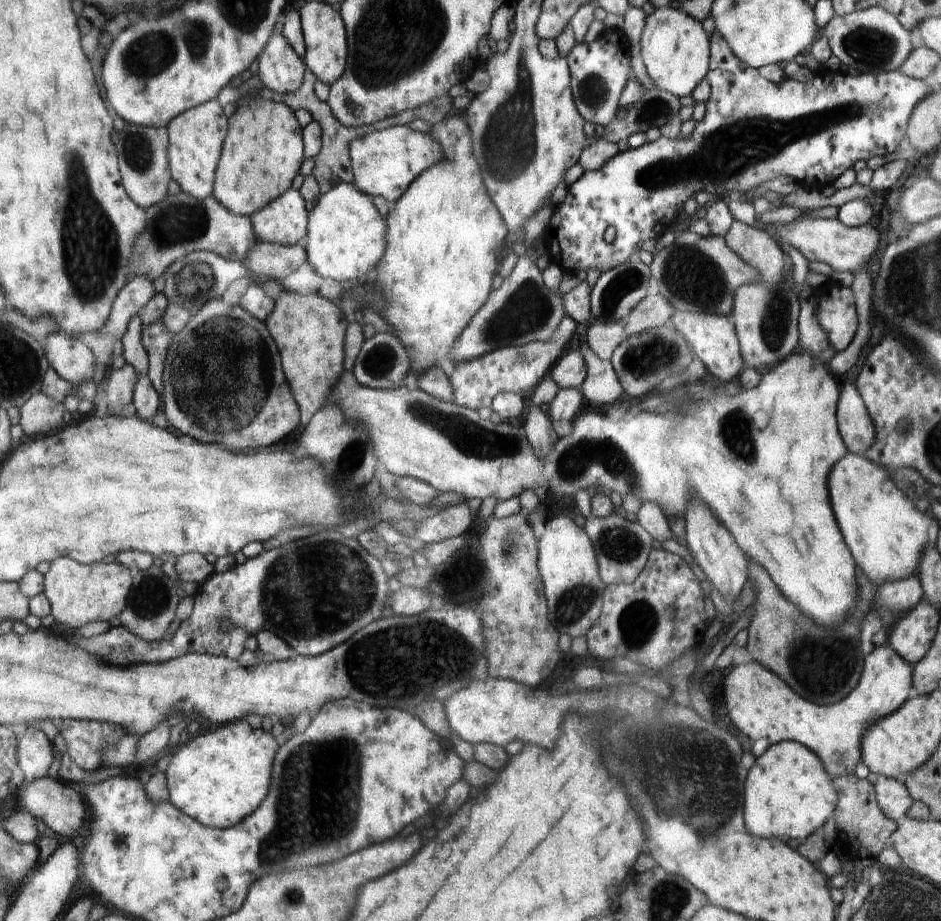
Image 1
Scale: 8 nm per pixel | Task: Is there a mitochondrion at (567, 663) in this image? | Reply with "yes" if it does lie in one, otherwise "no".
no

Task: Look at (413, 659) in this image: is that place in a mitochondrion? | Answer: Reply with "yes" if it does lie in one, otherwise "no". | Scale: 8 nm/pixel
yes

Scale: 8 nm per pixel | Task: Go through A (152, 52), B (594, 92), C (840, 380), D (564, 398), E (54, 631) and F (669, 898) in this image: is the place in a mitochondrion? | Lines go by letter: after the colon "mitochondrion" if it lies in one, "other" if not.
A: mitochondrion
B: mitochondrion
C: other
D: other
E: other
F: mitochondrion

